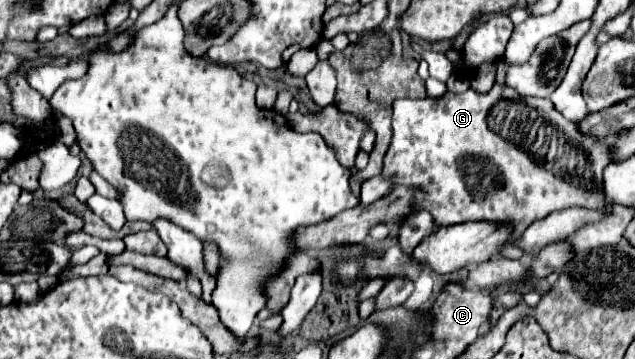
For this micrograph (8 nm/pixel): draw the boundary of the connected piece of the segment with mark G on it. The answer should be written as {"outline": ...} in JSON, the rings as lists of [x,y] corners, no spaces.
{"outline":[[[494,86],[486,96],[478,96],[476,92],[472,92],[472,90],[468,90],[468,92],[464,93],[452,93],[446,92],[441,97],[430,98],[426,97],[424,99],[398,99],[394,102],[394,118],[392,118],[392,142],[390,142],[390,148],[388,148],[388,154],[386,154],[386,158],[384,158],[384,170],[382,170],[382,174],[386,176],[386,178],[390,178],[394,184],[404,184],[404,186],[420,186],[420,192],[416,194],[416,198],[414,198],[414,208],[416,210],[428,210],[432,216],[434,216],[434,220],[436,220],[436,224],[438,226],[444,226],[444,224],[460,224],[460,222],[468,222],[468,220],[512,220],[512,218],[516,218],[516,230],[514,230],[514,234],[512,234],[512,238],[516,238],[516,234],[522,234],[534,220],[540,220],[540,218],[546,218],[550,212],[554,212],[554,210],[562,210],[562,208],[568,208],[568,206],[586,206],[586,208],[600,208],[602,206],[602,202],[604,202],[604,198],[602,198],[602,170],[604,170],[604,166],[608,164],[612,160],[612,156],[610,156],[610,148],[608,148],[608,144],[606,142],[594,142],[594,138],[588,138],[588,136],[584,136],[584,134],[580,134],[578,130],[576,130],[576,124],[572,124],[572,122],[568,122],[562,114],[556,114],[556,110],[552,110],[552,102],[550,100],[546,100],[546,98],[528,98],[528,96],[520,96],[516,90],[512,90],[512,88],[506,88],[506,86]]]}

